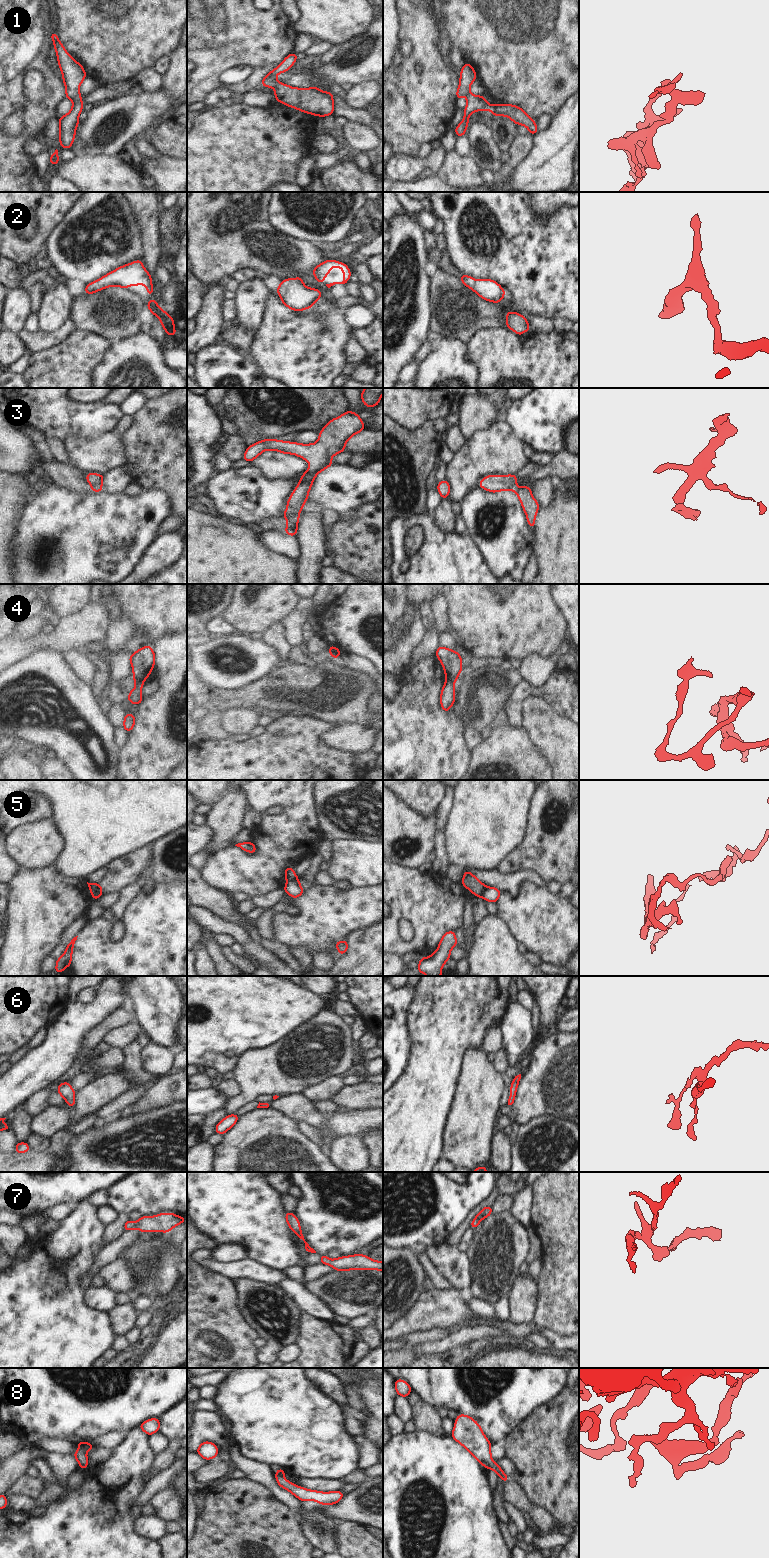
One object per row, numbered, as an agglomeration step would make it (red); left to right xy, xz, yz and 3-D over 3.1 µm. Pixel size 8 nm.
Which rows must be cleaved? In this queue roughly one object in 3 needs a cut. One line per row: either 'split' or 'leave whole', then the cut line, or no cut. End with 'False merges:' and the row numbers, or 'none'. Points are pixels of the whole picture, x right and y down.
1: leave whole | no cut
2: leave whole | no cut
3: split | xz (297, 519), (288, 521)
4: split | xy (142, 680), (135, 681)
5: split | xz (297, 879), (287, 882)
6: leave whole | no cut
7: leave whole | no cut
8: leave whole | no cut
False merges: 3, 4, 5

